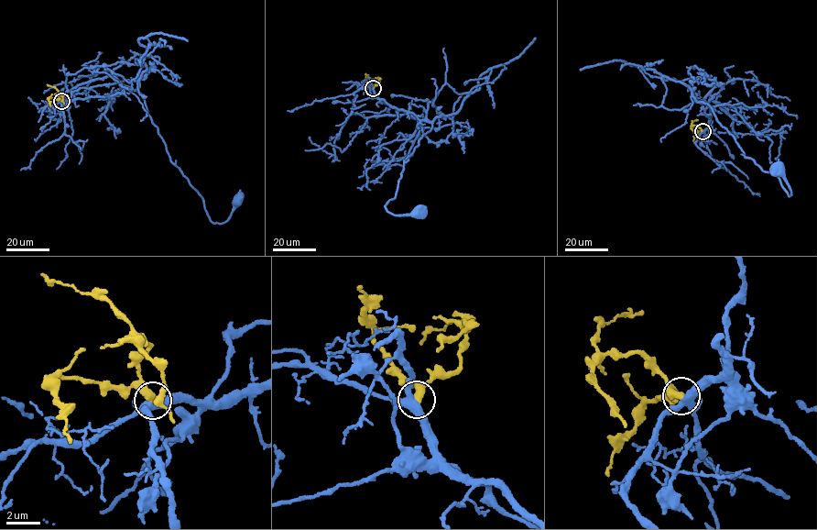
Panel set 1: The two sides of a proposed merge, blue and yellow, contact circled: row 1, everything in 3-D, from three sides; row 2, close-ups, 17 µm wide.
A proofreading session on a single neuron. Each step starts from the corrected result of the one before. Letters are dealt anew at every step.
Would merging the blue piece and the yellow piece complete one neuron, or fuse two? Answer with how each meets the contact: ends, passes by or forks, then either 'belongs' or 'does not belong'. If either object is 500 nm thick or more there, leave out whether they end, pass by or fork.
does not belong

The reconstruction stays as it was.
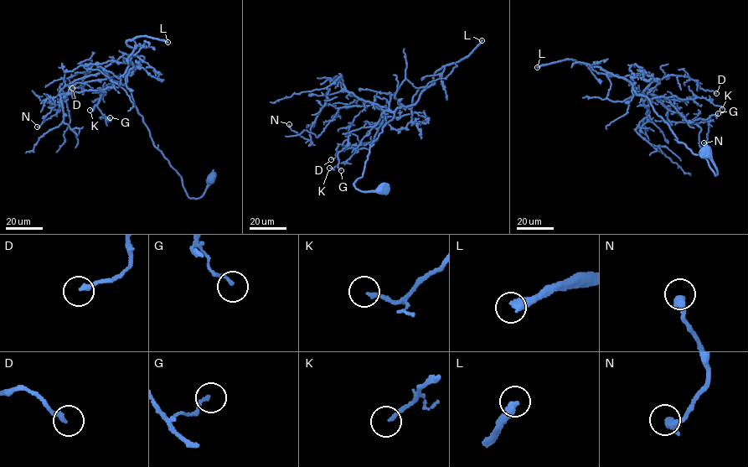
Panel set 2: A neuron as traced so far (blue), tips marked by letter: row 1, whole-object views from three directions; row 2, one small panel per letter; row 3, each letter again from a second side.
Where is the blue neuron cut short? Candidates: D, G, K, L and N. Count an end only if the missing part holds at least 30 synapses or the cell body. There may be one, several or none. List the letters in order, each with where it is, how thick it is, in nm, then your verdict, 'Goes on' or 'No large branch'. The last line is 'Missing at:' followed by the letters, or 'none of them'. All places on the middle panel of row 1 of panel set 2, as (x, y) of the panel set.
D: Place: (331, 159). Thickness 240 nm. No large branch
G: Place: (341, 170). Thickness 140 nm. No large branch
K: Place: (329, 168). Thickness 180 nm. No large branch
L: Place: (482, 40). Thickness 440 nm. Goes on
N: Place: (289, 124). Thickness 380 nm. No large branch
Missing at: L

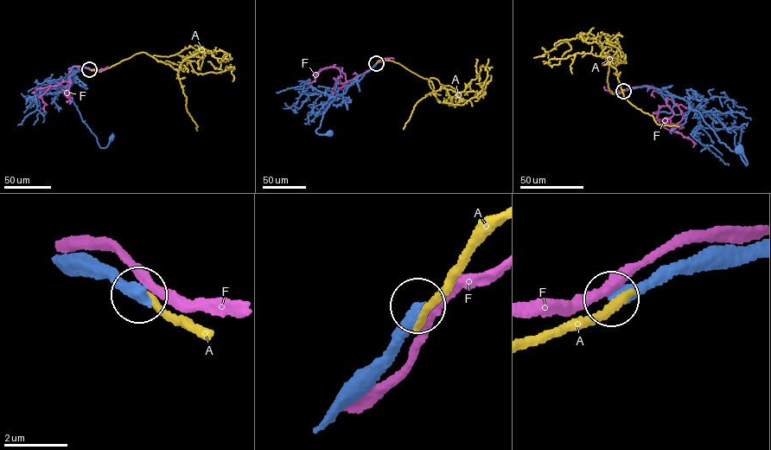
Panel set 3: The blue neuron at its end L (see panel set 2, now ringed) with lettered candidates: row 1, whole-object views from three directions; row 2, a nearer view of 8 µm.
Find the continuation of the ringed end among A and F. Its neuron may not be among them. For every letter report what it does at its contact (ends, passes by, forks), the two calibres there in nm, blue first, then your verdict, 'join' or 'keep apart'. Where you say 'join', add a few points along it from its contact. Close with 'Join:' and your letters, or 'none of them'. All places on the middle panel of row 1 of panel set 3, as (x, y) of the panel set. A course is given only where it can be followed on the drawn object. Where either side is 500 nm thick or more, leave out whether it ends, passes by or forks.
A: it ends there; 480 nm thick on the blue side, 240 nm on the other; keep apart
F: it passes by; 480 nm thick on the blue side, 320 nm on the other; keep apart
Join: none of them

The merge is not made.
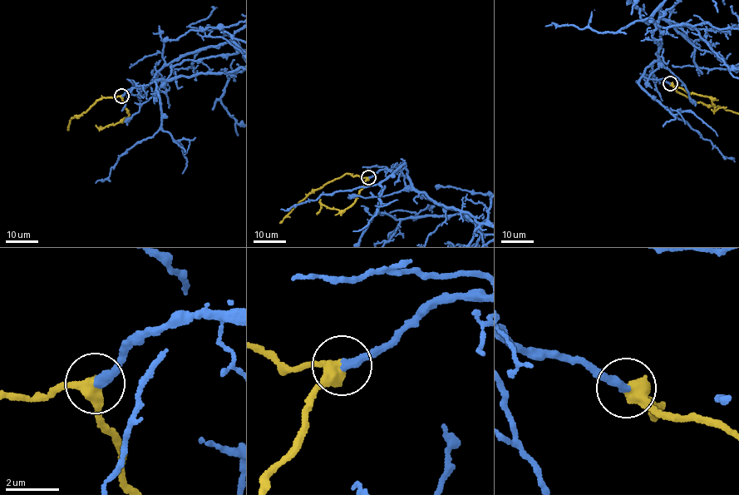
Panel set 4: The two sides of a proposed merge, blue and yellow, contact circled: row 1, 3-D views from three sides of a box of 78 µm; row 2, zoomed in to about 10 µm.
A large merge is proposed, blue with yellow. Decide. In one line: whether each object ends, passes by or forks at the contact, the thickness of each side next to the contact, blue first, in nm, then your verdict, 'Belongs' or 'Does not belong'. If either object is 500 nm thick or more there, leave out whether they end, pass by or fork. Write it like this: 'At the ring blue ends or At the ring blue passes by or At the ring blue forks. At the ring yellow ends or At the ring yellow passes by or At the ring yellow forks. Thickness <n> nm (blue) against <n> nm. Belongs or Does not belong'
At the ring blue ends. At the ring yellow passes by. Thickness 320 nm (blue) against 440 nm. Belongs

